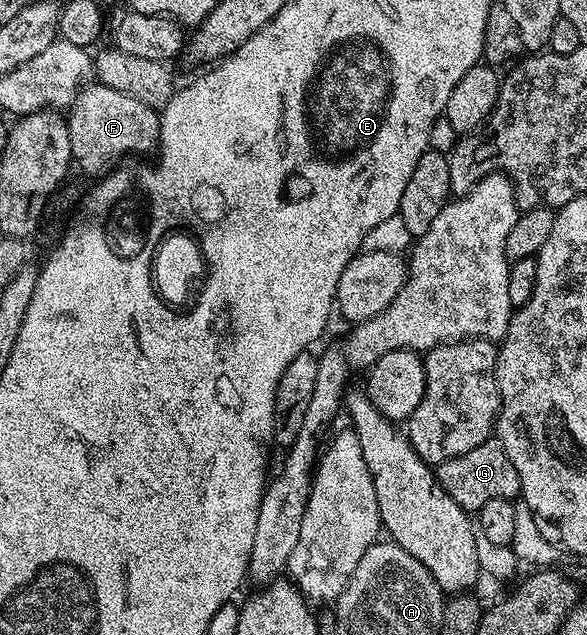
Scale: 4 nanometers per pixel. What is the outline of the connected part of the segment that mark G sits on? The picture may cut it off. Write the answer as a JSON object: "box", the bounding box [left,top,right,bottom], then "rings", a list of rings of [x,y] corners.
{"box":[435,438,521,514],"rings":[[[493,438],[475,446],[475,450],[467,450],[467,454],[459,454],[459,458],[436,465],[435,475],[442,490],[451,498],[455,498],[460,508],[470,514],[480,512],[483,506],[487,506],[487,502],[495,498],[516,501],[521,495],[519,474],[515,474],[511,458],[507,458],[507,454]]]}

